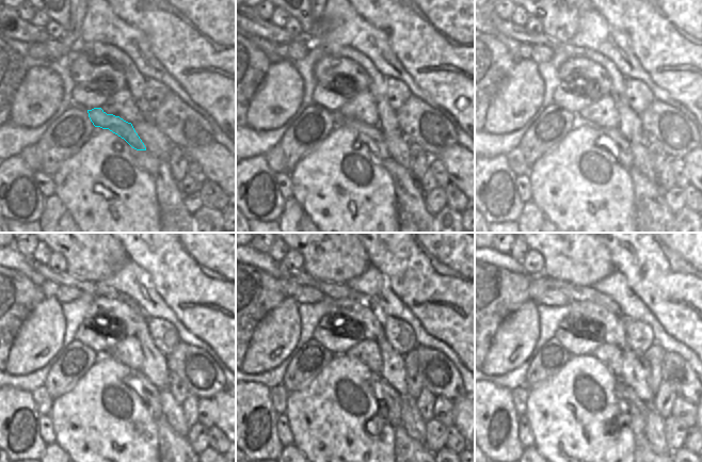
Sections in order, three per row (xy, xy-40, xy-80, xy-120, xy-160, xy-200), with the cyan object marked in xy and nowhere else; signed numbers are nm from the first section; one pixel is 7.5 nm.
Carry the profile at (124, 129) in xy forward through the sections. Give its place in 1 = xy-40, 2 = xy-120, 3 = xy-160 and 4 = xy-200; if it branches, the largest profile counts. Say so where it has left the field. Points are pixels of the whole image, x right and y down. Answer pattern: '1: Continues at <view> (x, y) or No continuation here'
1: Continues at xy-40 (371, 136)
2: Continues at xy-120 (149, 394)
3: Continues at xy-160 (384, 392)
4: Continues at xy-200 (637, 409)

